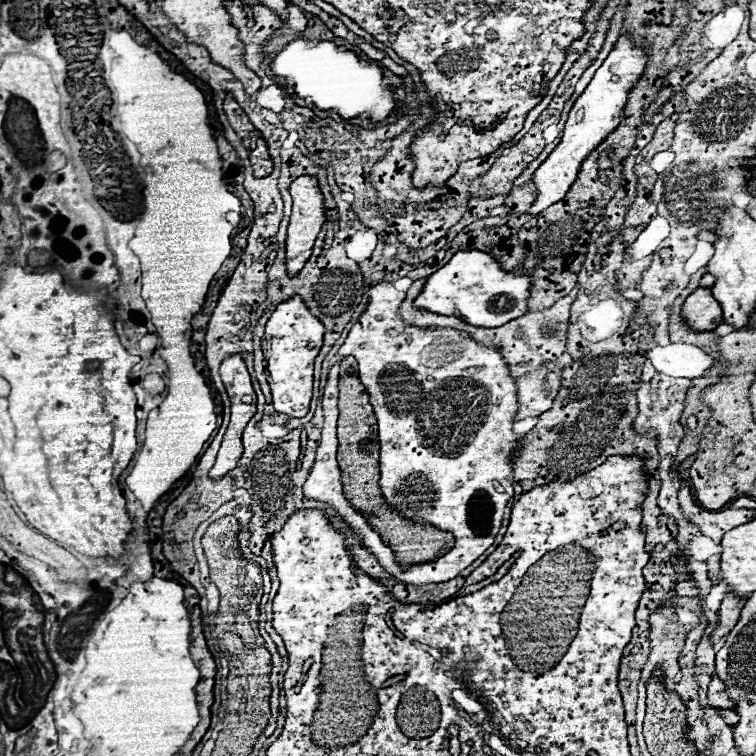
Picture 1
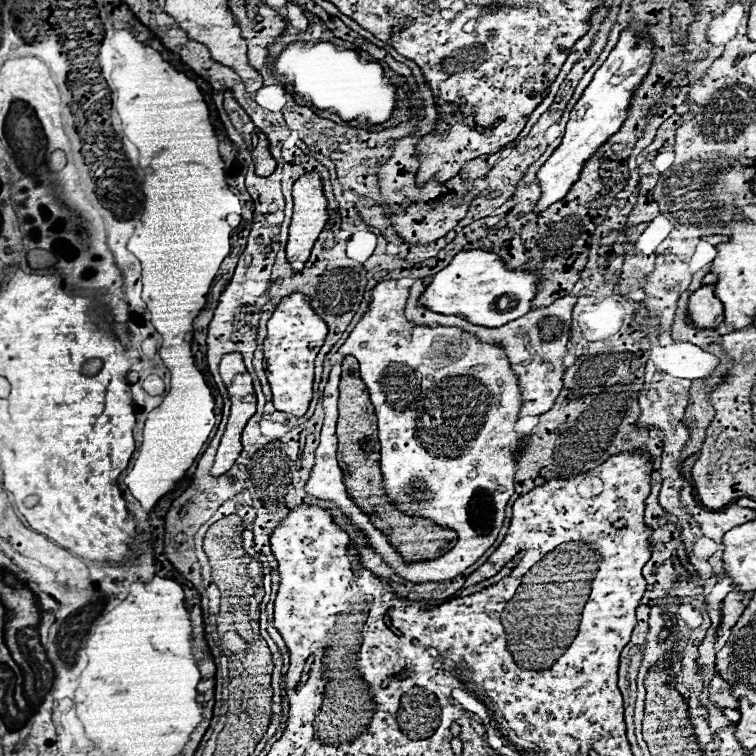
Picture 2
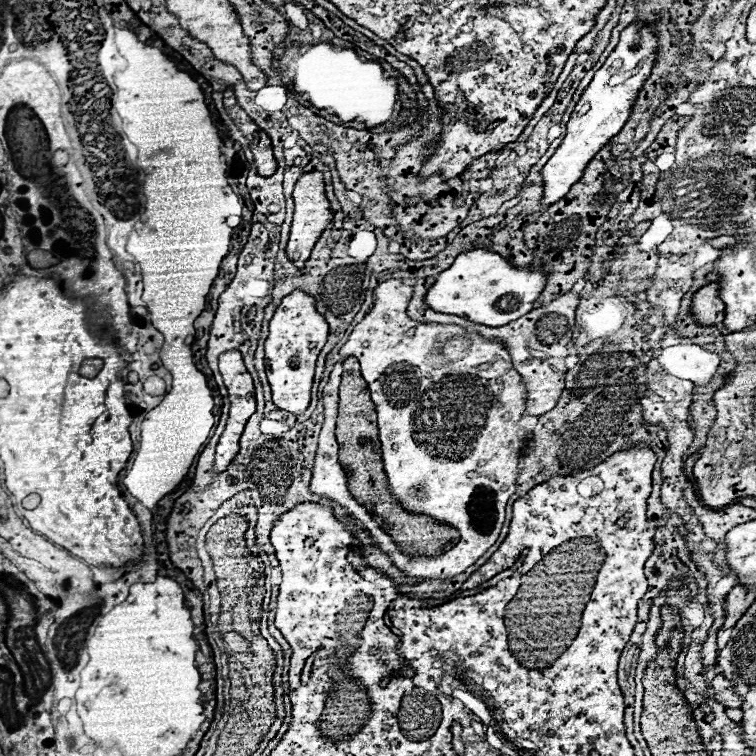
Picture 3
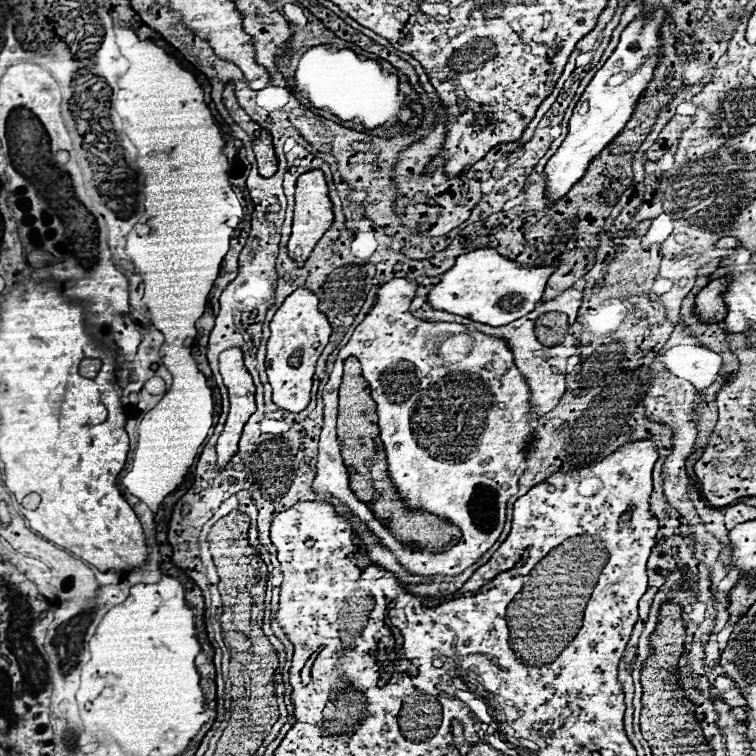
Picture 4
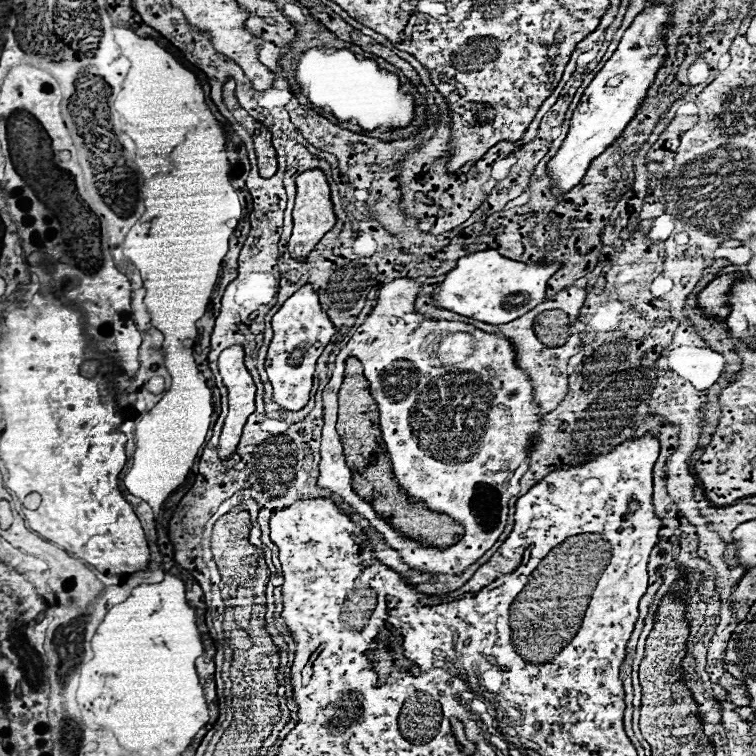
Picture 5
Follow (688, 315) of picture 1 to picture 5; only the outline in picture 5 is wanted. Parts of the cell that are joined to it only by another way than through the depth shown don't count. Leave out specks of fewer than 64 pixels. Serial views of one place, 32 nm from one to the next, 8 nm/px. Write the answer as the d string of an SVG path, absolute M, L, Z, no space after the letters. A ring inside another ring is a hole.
M736 274L718 276L698 294L698 306L706 318L716 318L720 322L728 316L728 292L736 278Z

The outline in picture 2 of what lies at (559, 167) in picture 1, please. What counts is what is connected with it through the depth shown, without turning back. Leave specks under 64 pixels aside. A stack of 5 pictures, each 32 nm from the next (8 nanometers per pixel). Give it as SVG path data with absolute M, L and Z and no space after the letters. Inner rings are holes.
M624 30L620 34L618 44L614 46L606 62L596 70L592 82L588 84L588 88L582 92L580 100L572 108L570 120L562 136L562 144L552 152L552 156L536 172L542 194L536 202L534 214L546 210L550 204L564 198L570 186L578 180L580 170L584 162L592 156L592 152L598 150L598 146L620 128L620 124L626 120L626 108L630 104L630 98L638 88L638 84L648 74L650 62L652 62L652 42L648 38L642 38L638 42L632 30Z

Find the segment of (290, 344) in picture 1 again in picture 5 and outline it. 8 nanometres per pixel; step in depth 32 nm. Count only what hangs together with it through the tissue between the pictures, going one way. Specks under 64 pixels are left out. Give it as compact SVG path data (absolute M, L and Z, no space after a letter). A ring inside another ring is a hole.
M308 284L302 286L300 290L296 290L282 304L282 308L274 314L270 324L272 324L274 336L268 346L266 372L268 372L270 384L274 388L274 402L284 410L298 412L310 400L310 388L312 388L316 360L322 354L324 346L330 342L336 328L330 322L330 318L326 316L326 312L320 308L318 296Z

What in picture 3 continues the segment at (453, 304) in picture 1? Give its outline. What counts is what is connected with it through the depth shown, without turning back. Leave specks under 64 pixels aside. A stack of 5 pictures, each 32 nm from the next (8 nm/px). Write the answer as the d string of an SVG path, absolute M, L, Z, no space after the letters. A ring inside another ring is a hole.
M470 250L454 258L452 266L436 276L436 282L428 288L424 304L444 314L456 314L470 322L484 326L504 326L532 310L534 300L540 296L546 282L542 270L514 268L500 254L490 250Z

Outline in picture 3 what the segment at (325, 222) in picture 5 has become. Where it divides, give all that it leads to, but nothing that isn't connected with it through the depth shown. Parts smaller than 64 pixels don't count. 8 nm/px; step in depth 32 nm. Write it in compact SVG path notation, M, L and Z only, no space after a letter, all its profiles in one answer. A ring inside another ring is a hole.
M306 172L298 178L298 182L294 184L294 220L290 226L290 240L288 240L288 258L296 268L304 268L304 262L308 260L316 240L320 238L320 234L324 232L324 228L330 224L332 220L332 212L330 212L330 202L324 194L324 180L322 180L322 172Z

